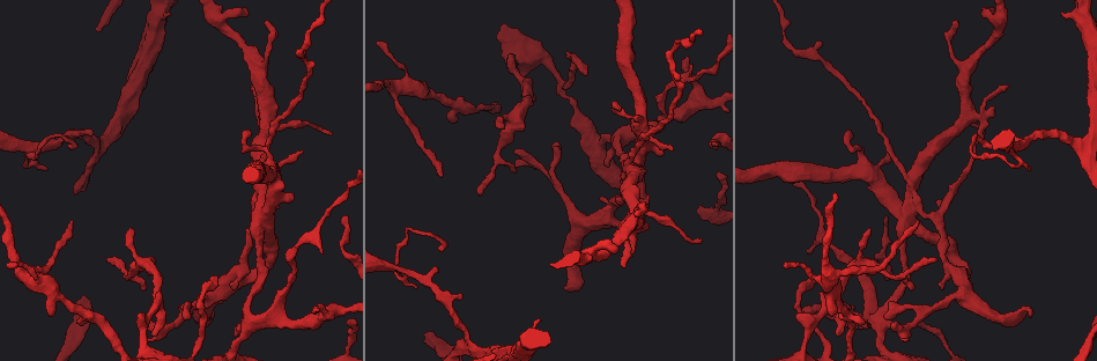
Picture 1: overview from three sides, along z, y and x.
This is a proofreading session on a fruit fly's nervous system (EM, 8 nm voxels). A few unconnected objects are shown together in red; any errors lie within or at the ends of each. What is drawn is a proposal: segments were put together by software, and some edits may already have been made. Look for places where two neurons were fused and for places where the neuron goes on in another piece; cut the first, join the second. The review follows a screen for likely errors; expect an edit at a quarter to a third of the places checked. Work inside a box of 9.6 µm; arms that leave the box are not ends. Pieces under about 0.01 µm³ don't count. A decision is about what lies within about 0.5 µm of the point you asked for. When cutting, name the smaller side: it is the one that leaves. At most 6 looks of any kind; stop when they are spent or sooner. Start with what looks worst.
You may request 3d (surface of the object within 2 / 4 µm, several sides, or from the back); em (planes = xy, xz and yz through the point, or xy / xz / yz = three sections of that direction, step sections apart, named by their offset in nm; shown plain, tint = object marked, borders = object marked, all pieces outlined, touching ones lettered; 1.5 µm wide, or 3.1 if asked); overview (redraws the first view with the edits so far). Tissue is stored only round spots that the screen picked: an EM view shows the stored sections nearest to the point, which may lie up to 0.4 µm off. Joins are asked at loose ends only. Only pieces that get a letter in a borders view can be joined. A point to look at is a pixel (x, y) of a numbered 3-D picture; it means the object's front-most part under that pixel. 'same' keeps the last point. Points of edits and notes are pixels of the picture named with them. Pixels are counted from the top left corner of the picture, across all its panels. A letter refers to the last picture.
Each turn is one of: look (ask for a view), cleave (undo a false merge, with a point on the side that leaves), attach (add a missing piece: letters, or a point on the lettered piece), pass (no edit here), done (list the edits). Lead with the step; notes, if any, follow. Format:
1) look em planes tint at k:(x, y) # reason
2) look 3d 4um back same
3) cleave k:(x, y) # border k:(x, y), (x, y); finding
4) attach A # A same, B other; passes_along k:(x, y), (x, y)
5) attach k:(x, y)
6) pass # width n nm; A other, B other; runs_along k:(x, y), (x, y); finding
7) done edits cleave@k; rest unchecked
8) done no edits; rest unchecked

look em planes borders at 1:(515, 163) # tapers out

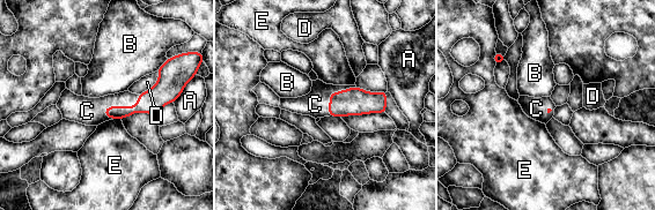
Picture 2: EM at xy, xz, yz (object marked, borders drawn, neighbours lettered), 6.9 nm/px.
attach 2:(88, 111) # A other, B other, C same, D other, E other; passes_along 2:(152, 100), (123, 106), (88, 111); it goes on there

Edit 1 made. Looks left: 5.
look 3d 2um back at 1:(975, 154) # sharp bend

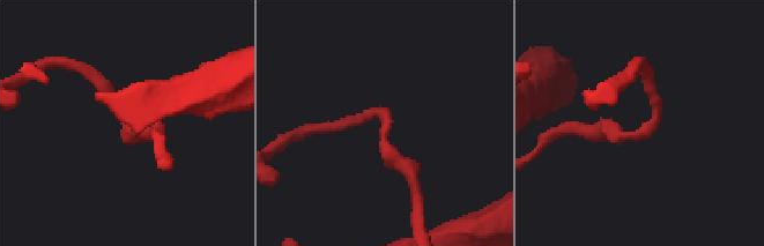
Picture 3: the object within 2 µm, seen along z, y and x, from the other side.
look em planes plain at 3:(380, 119) # shape alone is not enough

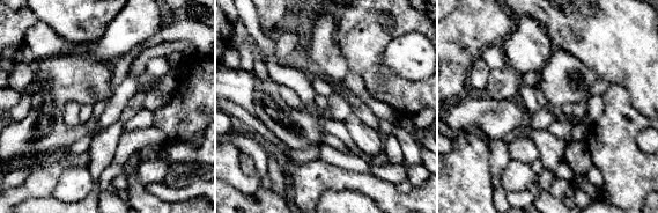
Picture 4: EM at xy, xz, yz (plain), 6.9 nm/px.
look em planes borders same # see the neighbours

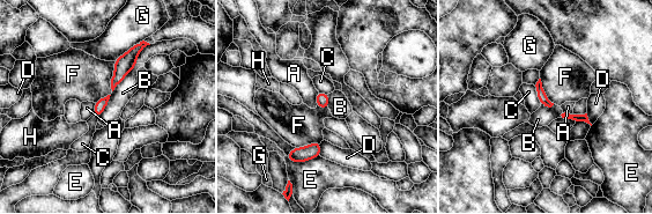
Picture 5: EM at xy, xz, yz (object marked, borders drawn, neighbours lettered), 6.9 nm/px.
pass # A other, B other, C other, D other, E other, F other, G other, H other; border 5:(115, 61), (111, 90); all the same neuron

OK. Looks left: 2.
done edits attach@2; rest unchecked

